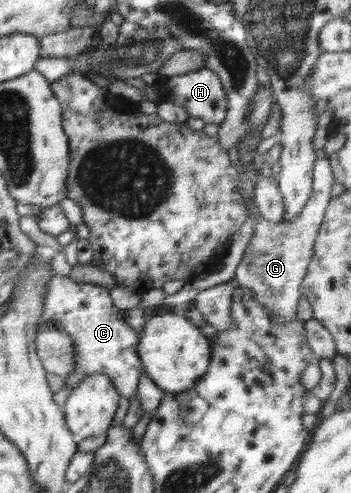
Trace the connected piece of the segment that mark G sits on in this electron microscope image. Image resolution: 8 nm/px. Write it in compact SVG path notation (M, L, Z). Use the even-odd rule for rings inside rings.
M321 153L312 169L312 197L309 199L299 217L293 221L280 224L265 221L260 213L256 223L256 231L242 255L236 268L234 279L239 286L248 287L254 294L254 300L266 306L278 318L278 322L290 322L297 319L298 303L301 296L301 283L306 275L306 269L314 255L314 241L318 236L326 208L332 199L334 175L328 157Z

